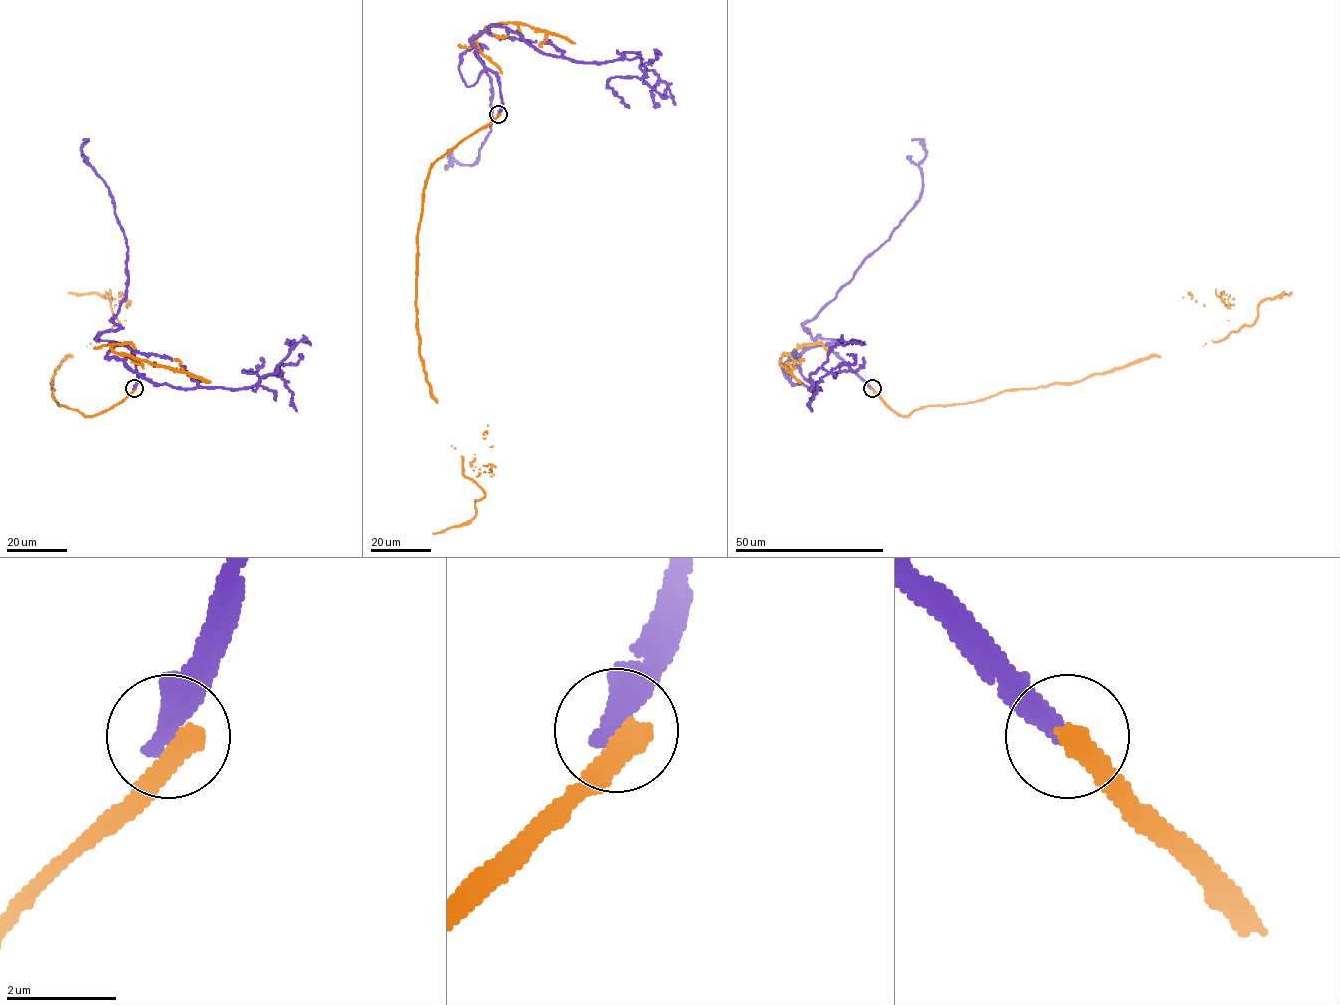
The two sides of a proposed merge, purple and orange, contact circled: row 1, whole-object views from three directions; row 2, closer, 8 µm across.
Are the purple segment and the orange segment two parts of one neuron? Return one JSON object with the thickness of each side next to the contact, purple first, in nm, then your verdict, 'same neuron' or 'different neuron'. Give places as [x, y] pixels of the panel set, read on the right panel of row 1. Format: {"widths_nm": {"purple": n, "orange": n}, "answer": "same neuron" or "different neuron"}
{"widths_nm": {"purple": 420, "orange": 480}, "answer": "different neuron"}

